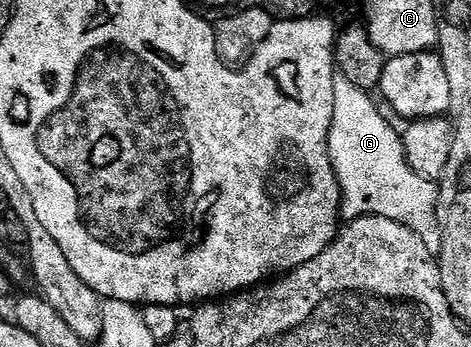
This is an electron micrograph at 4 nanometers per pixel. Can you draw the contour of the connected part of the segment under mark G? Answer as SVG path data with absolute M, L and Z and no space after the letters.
M336 79L333 86L333 118L329 130L329 158L333 162L333 170L337 174L339 193L343 202L339 206L339 215L344 221L356 220L359 216L380 216L381 218L411 218L416 216L423 220L423 225L418 225L419 237L429 246L434 253L439 251L441 234L437 226L437 198L439 185L436 181L421 178L409 166L403 153L403 138L400 129L394 128L385 117L379 113L377 105L371 101L372 97L365 90L353 86L353 82Z

